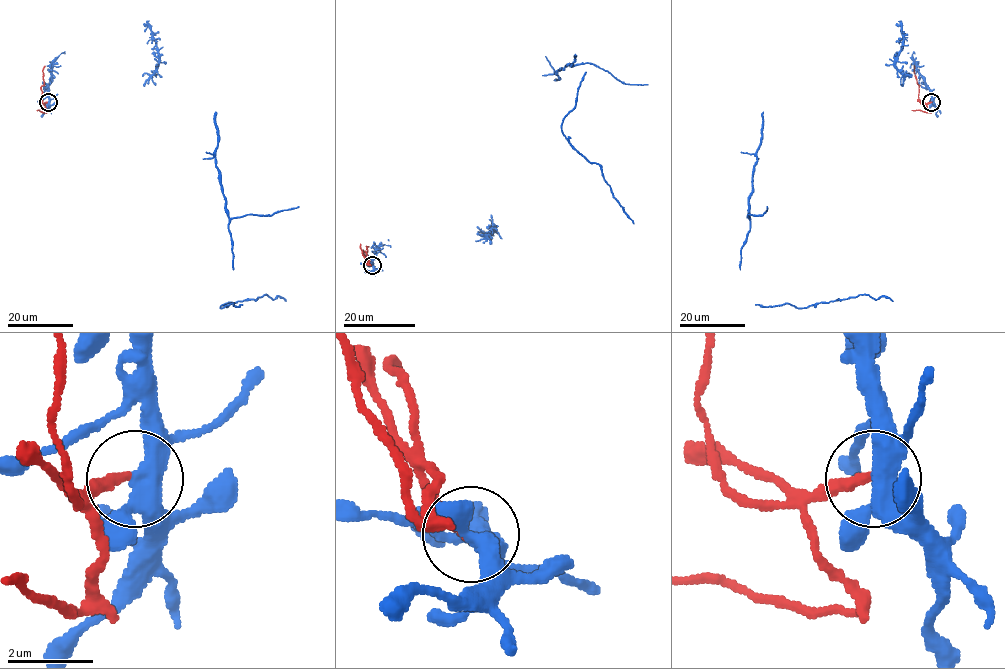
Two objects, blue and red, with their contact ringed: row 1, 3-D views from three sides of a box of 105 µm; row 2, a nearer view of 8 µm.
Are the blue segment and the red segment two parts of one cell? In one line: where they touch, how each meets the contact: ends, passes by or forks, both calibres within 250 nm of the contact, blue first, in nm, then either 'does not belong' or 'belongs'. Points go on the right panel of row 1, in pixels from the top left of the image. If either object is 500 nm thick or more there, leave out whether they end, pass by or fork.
at (931, 102); blue forks there; red ends there; 400 nm thick on the blue side, 240 nm on the other; does not belong

